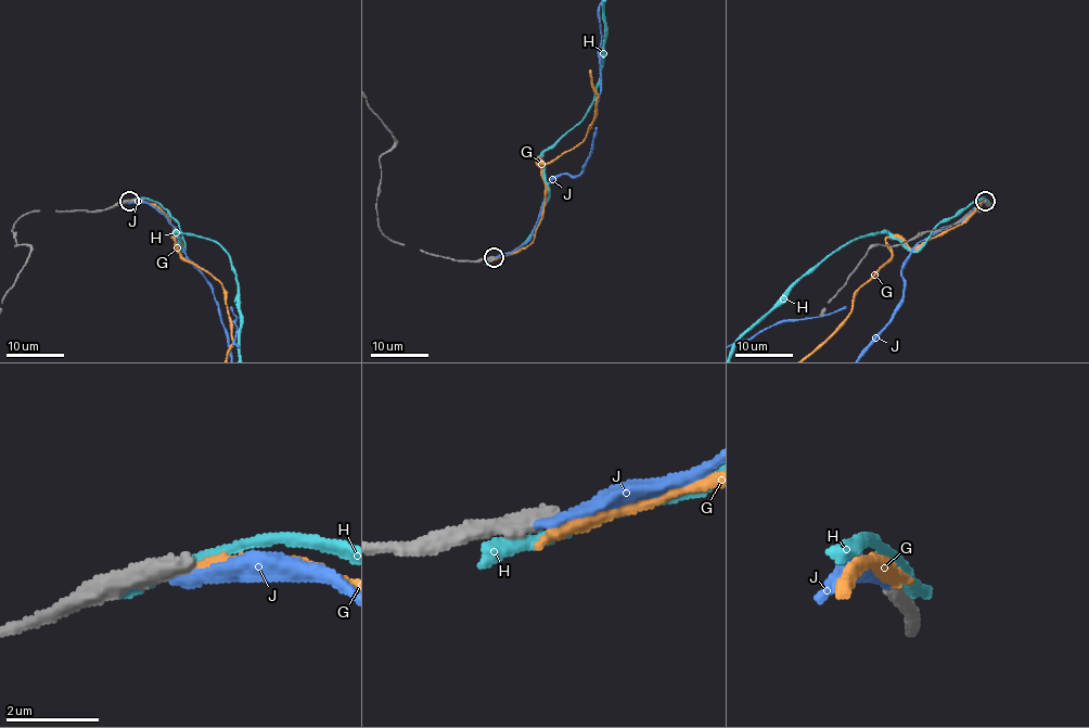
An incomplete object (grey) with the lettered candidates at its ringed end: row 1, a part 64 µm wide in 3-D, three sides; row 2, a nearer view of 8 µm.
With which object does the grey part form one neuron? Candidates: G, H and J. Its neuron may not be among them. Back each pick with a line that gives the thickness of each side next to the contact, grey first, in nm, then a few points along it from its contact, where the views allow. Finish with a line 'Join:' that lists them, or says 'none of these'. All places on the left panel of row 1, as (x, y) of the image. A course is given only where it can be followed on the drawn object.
Join: none of these

